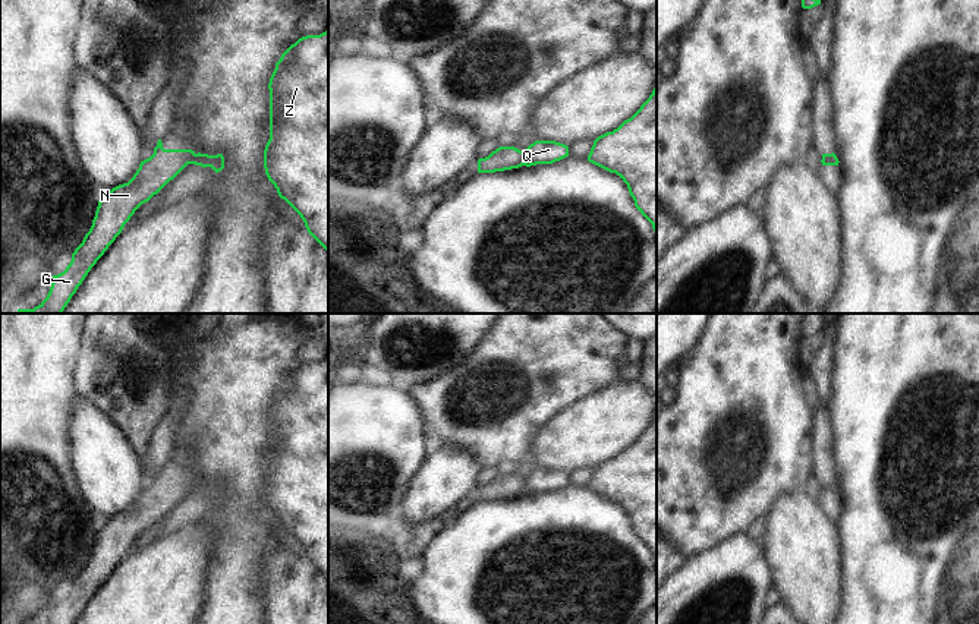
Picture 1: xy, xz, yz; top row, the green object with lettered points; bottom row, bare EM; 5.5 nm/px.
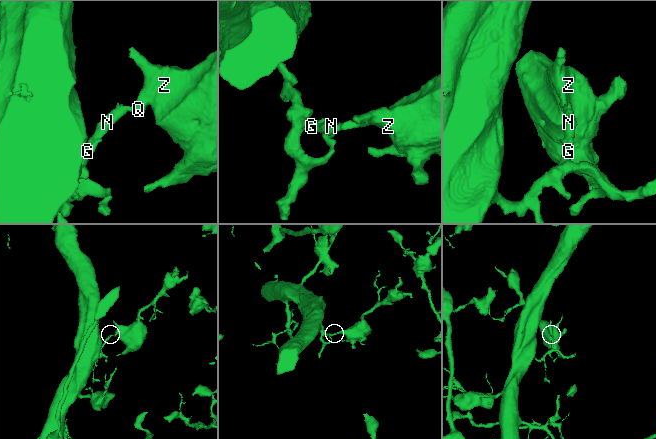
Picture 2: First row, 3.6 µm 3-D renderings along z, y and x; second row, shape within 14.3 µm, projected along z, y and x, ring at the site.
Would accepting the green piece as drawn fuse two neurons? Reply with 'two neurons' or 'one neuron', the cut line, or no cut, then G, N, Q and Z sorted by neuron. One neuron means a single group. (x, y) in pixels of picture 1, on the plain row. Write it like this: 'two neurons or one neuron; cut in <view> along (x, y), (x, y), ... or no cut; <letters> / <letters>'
two neurons; cut in xz along (521, 479), (522, 492); G N / Q Z

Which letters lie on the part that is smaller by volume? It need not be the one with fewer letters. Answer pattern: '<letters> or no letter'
Q, Z

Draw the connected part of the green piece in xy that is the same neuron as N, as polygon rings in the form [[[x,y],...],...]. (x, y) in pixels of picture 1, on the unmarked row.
[[[158,467],[154,482],[141,489],[133,505],[128,511],[113,516],[98,529],[89,560],[72,582],[66,598],[53,603],[47,624],[73,624],[135,539],[157,523],[188,492],[192,492],[193,485],[195,479],[192,478],[164,478]]]

